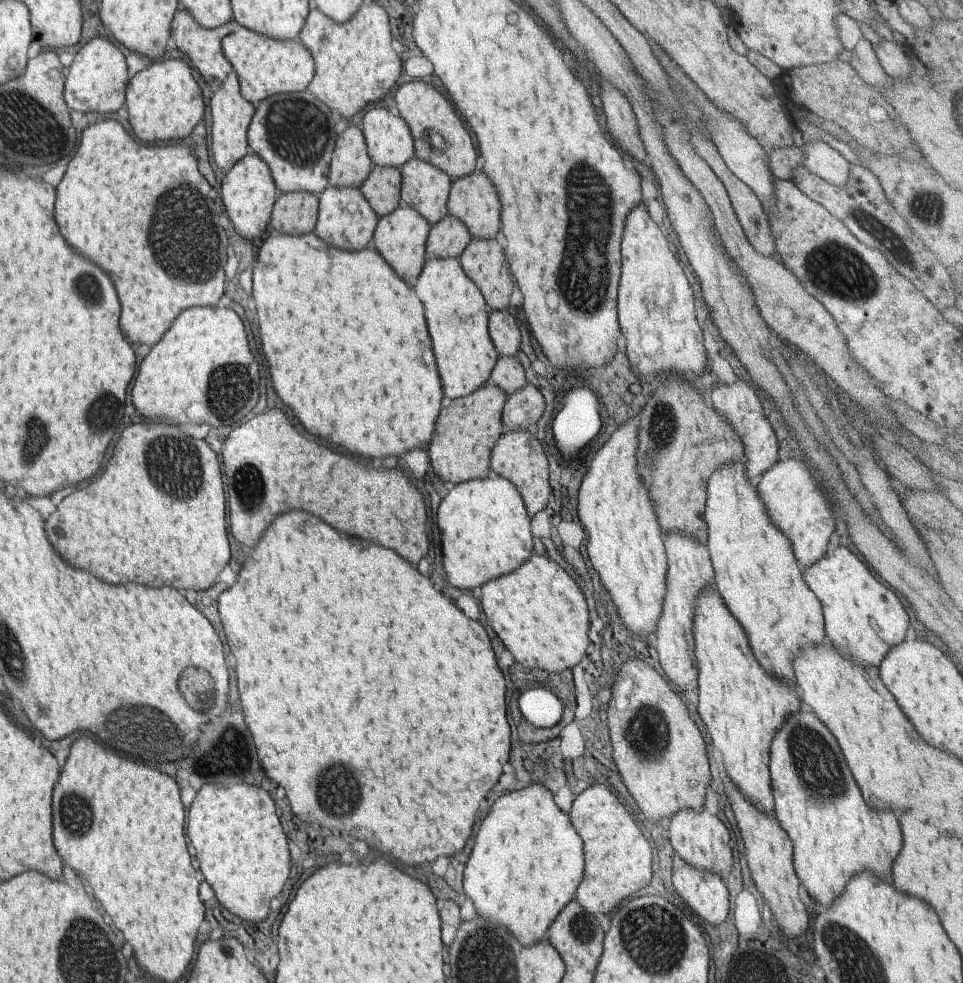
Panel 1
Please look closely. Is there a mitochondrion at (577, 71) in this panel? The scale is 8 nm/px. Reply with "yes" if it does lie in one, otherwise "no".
no

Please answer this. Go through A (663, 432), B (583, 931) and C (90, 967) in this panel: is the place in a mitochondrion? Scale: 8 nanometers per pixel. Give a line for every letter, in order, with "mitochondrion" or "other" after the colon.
A: mitochondrion
B: mitochondrion
C: mitochondrion

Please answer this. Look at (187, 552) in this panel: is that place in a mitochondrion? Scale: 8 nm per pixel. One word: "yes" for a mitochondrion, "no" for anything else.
no

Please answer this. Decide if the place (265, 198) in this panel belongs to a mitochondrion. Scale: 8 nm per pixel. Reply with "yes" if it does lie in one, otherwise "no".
no

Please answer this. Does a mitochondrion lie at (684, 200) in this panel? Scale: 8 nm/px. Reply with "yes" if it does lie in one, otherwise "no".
no

